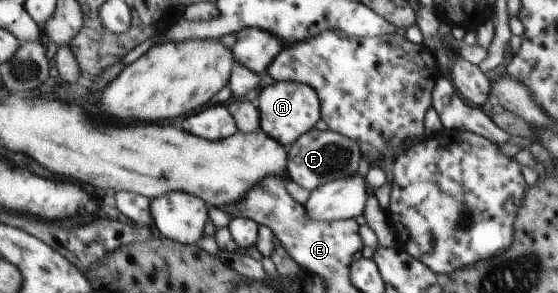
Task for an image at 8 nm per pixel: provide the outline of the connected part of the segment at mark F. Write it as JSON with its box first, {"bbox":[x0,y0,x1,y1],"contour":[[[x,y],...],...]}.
{"bbox":[288,129,362,193],"contour":[[[311,129],[288,148],[288,179],[300,184],[311,193],[334,179],[348,179],[358,173],[358,163],[362,157],[362,149],[358,142],[350,139],[336,130],[319,131]]]}

